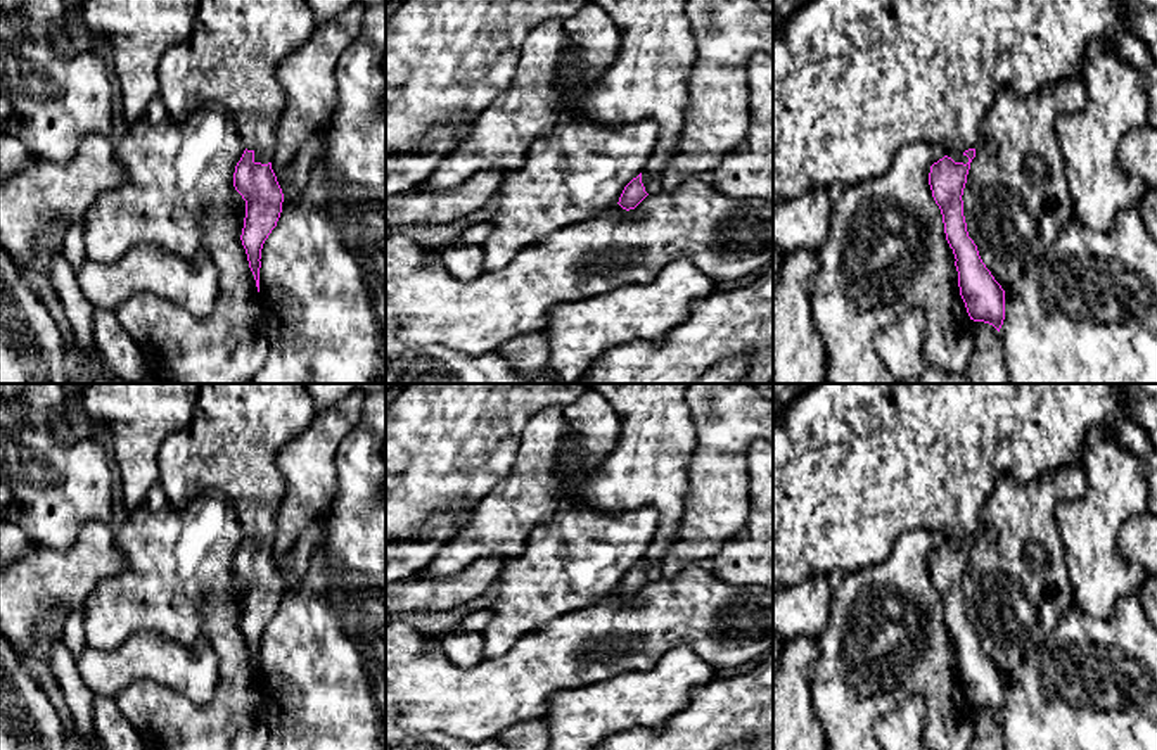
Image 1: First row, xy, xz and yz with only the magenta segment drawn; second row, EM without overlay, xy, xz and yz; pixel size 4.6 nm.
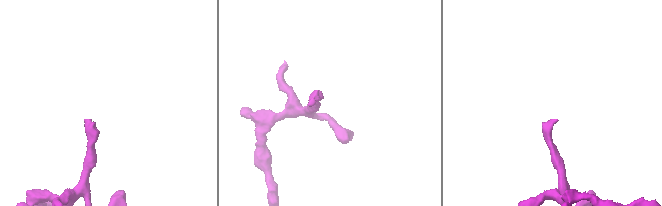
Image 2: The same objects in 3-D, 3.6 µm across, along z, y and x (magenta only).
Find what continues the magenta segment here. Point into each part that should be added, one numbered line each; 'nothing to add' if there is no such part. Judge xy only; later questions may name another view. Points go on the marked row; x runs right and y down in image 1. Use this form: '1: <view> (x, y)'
1: xy (230, 57)

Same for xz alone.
1: xz (649, 80)

